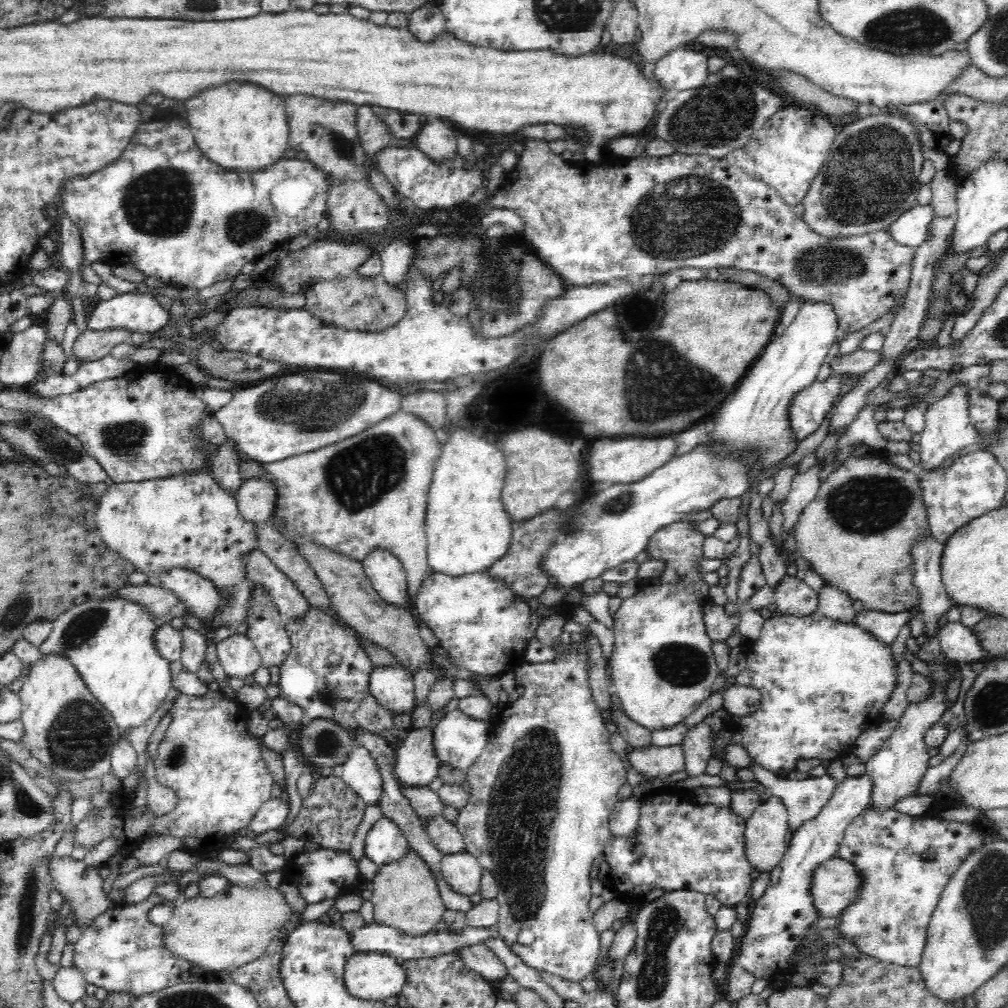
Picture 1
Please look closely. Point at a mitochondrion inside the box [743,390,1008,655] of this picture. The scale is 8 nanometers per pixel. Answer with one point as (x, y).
(843, 506)

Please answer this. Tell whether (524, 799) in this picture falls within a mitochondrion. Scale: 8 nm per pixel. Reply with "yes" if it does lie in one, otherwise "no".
yes

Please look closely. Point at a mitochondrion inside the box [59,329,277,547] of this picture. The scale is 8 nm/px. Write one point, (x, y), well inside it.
(125, 439)

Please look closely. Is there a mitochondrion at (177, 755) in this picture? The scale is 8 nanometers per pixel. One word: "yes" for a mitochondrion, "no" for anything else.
yes

